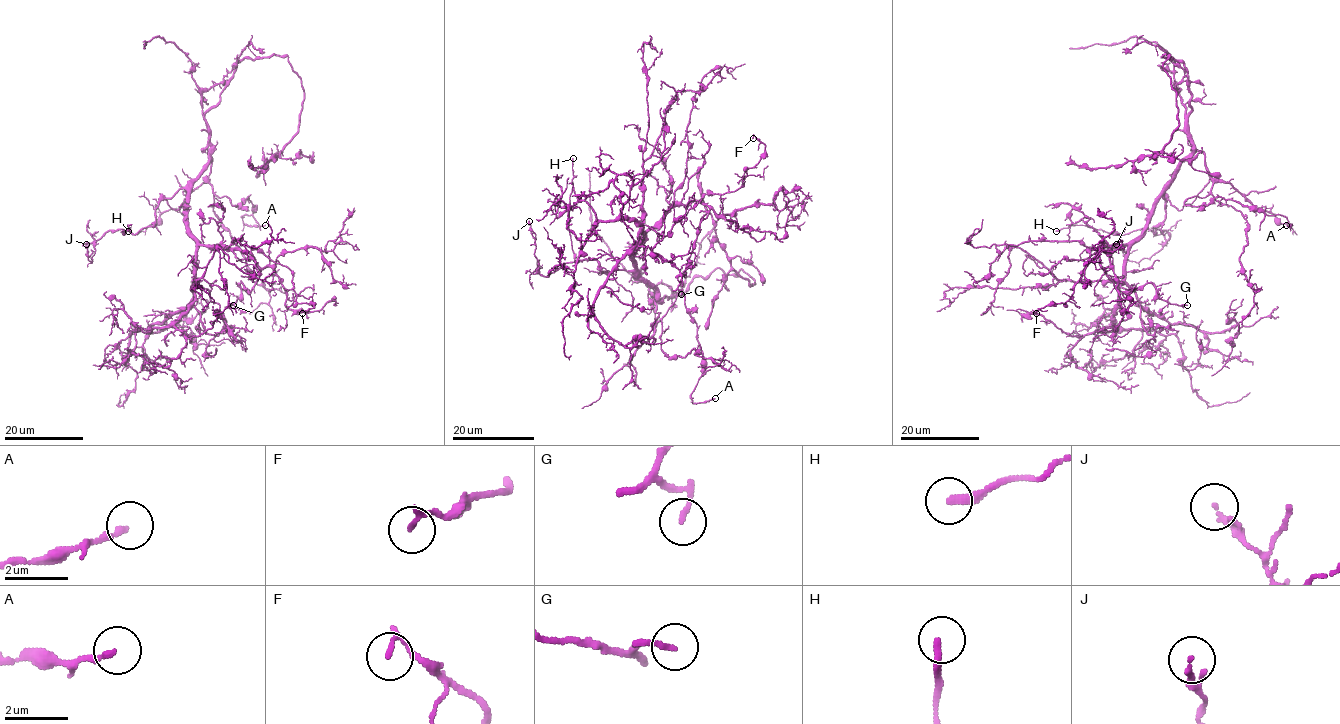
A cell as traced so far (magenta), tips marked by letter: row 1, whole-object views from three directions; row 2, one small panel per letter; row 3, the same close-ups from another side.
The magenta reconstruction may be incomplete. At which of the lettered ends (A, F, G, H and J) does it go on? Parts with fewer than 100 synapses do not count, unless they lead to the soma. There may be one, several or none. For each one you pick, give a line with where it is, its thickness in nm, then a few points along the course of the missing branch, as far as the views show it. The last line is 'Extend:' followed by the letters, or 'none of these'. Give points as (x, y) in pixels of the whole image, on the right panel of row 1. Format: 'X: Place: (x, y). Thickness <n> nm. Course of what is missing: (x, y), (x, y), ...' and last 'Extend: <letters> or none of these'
Extend: none of these

